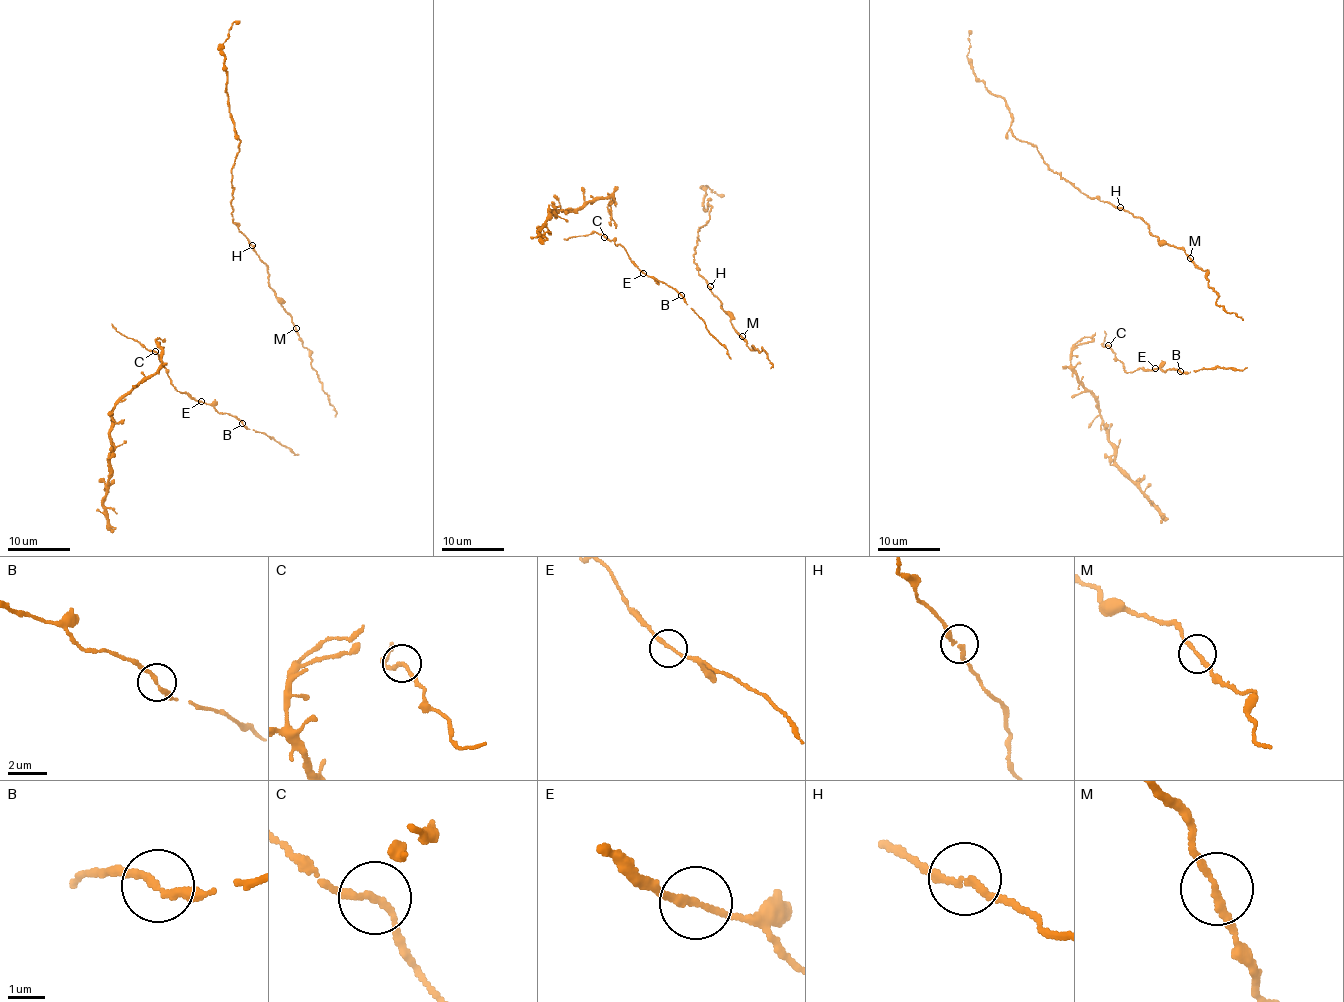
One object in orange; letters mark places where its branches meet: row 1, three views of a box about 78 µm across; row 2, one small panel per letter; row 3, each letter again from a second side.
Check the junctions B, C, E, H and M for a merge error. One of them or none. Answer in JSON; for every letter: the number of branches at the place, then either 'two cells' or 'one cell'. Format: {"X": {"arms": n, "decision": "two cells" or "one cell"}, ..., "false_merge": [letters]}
{"B": {"arms": 2, "decision": "one cell"}, "C": {"arms": 2, "decision": "one cell"}, "E": {"arms": 2, "decision": "one cell"}, "H": {"arms": 2, "decision": "one cell"}, "M": {"arms": 2, "decision": "one cell"}, "false_merge": []}

